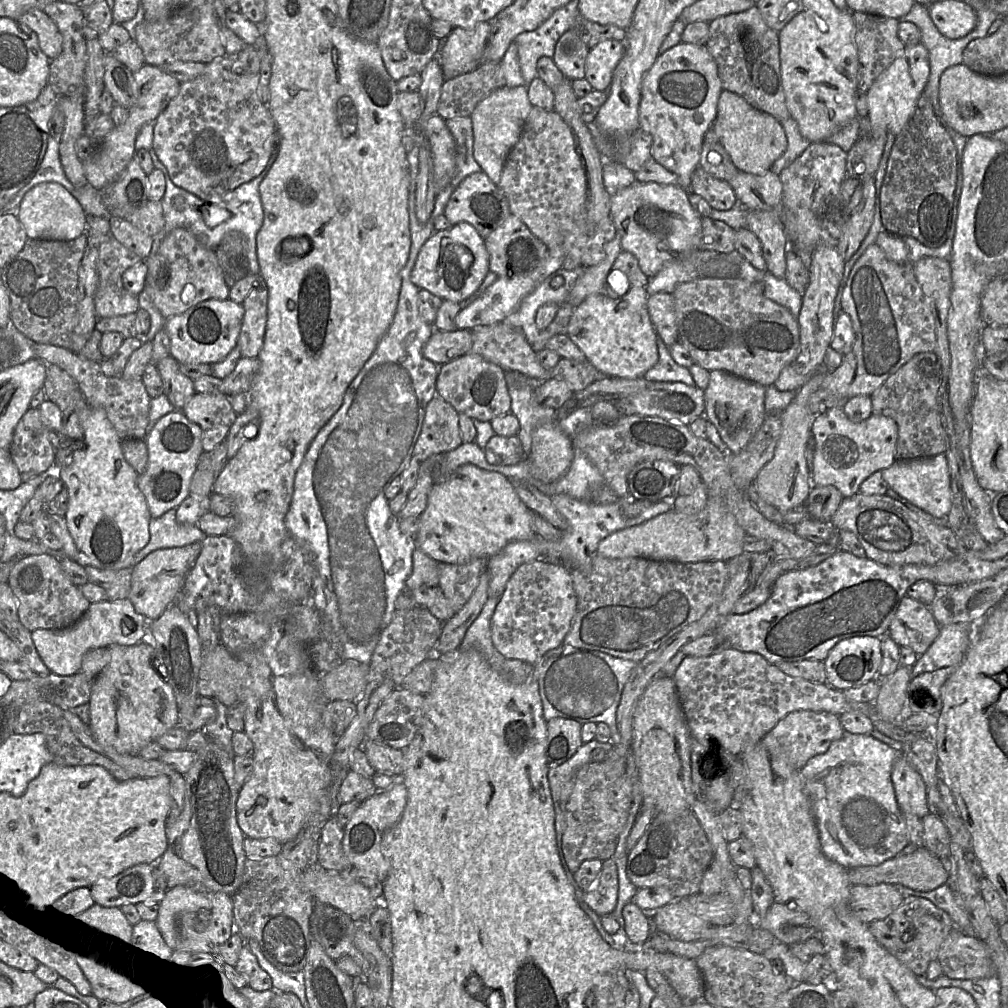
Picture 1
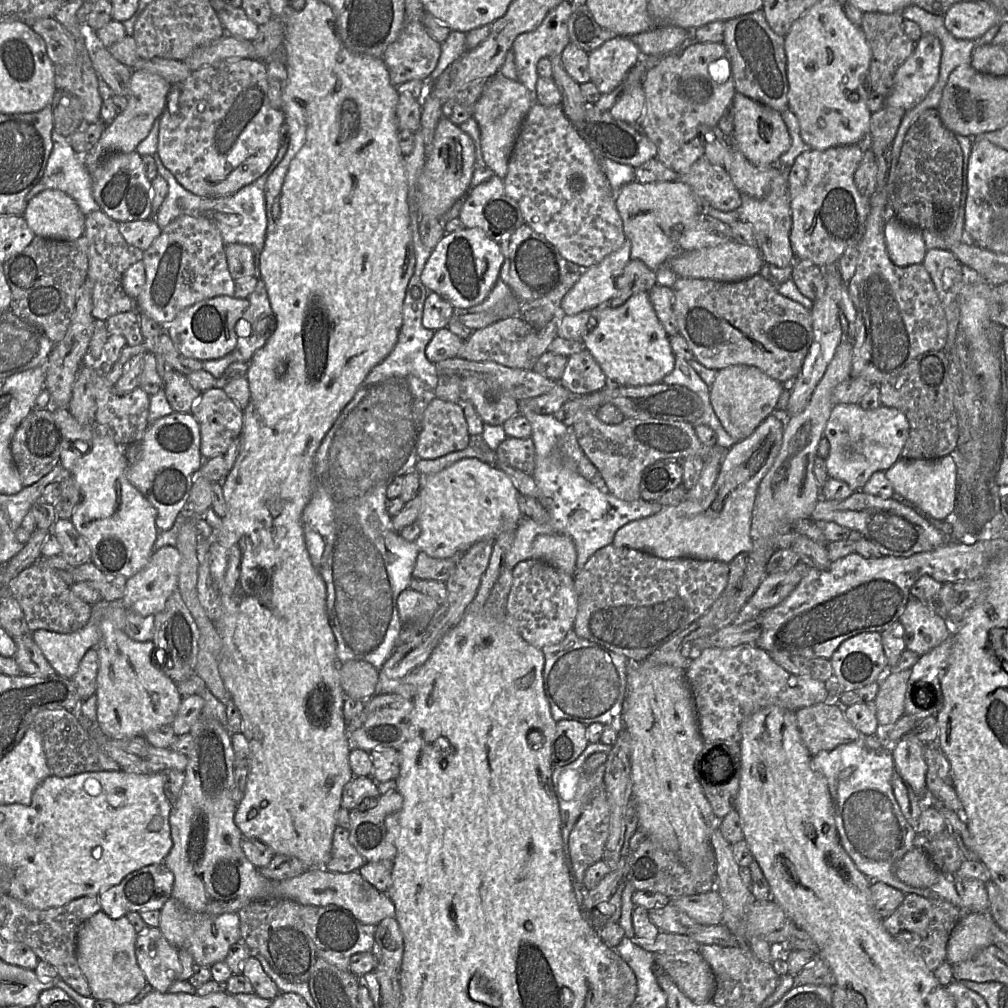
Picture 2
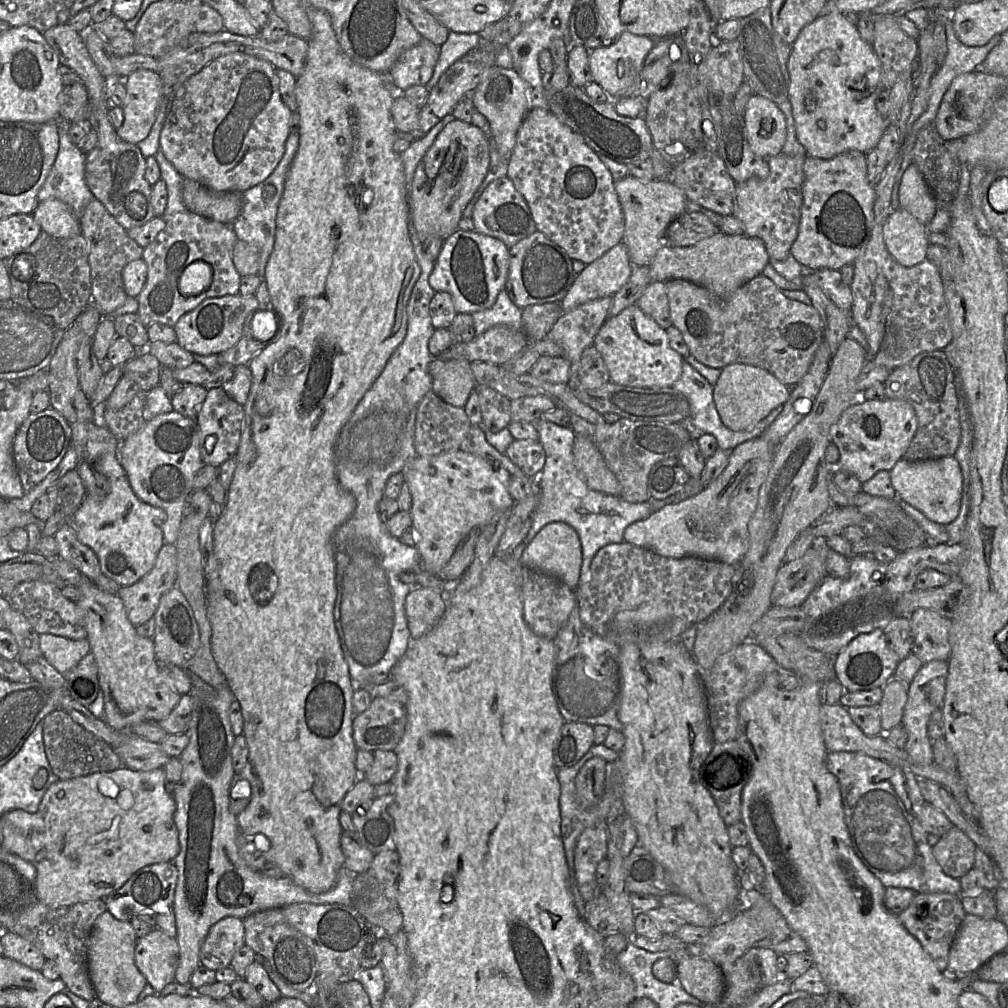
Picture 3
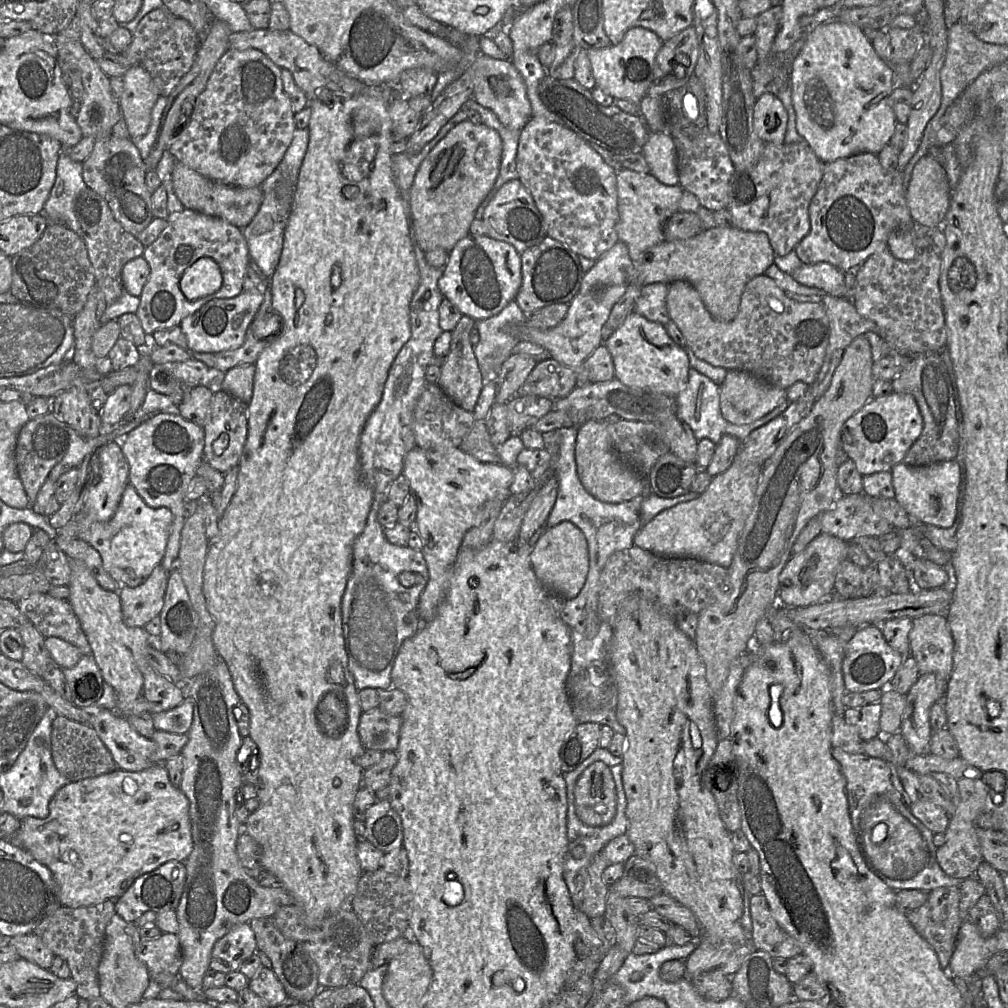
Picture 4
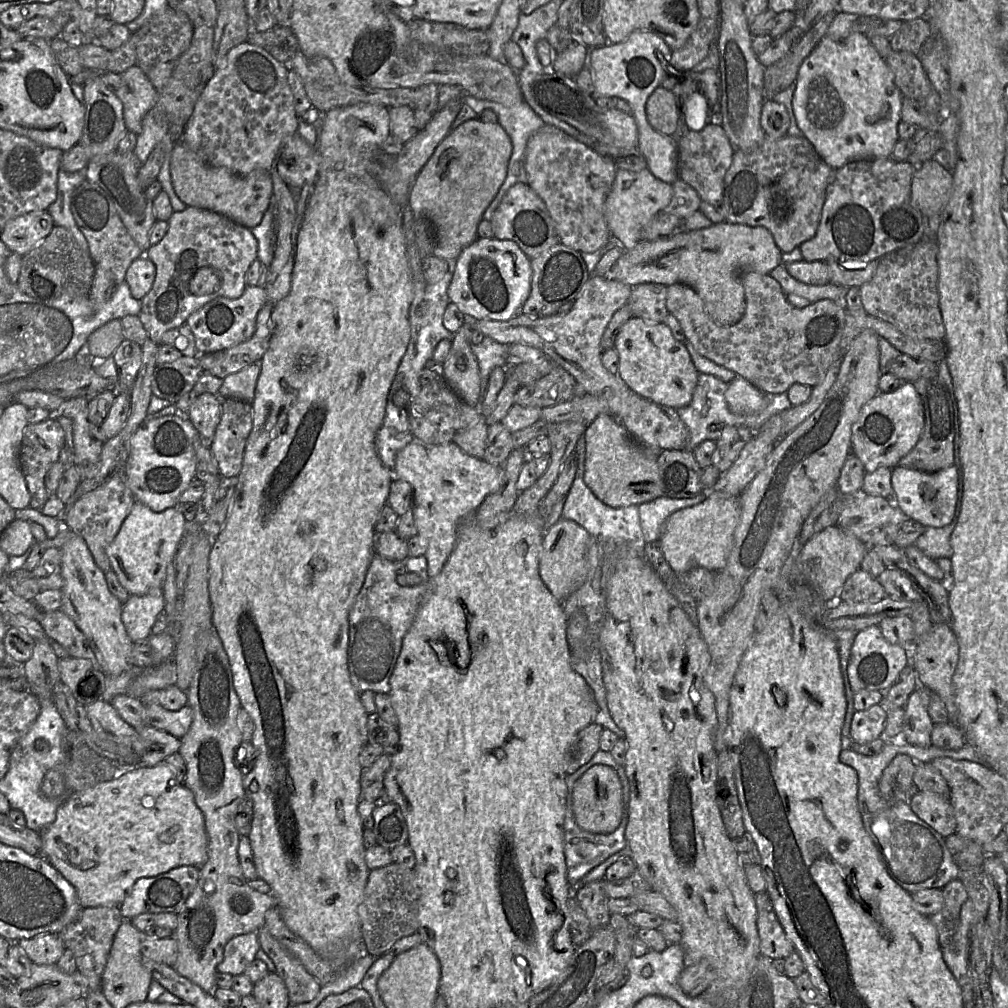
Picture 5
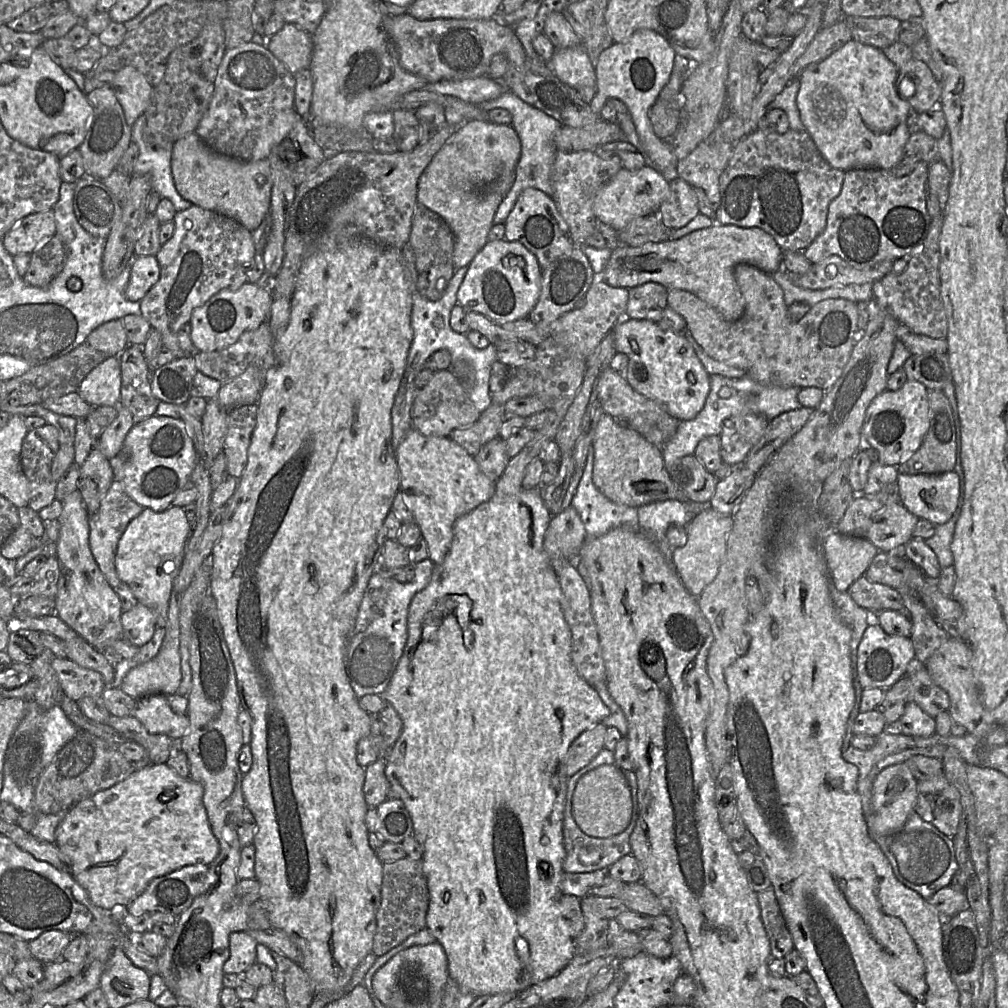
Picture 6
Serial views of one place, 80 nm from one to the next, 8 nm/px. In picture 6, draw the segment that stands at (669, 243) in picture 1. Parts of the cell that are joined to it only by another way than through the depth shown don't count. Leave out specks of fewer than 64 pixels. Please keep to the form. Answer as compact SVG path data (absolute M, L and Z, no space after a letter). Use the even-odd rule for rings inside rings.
M645 165L637 170L621 167L597 192L593 210L600 221L618 232L633 219L657 212L660 205L668 198L669 193L669 182L653 167Z

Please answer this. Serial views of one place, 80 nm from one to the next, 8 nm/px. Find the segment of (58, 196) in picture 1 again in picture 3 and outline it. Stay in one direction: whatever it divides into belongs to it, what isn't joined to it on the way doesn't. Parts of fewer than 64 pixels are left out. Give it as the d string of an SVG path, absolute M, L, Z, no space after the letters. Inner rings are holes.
M49 199L39 202L32 213L41 232L56 238L70 238L81 235L80 221L62 201Z

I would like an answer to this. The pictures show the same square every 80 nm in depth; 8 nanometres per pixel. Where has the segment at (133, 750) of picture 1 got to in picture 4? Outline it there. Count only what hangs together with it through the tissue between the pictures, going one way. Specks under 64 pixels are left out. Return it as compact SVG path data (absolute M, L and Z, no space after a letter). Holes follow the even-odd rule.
M70 559L71 576L68 584L71 605L81 627L89 641L92 655L101 672L104 682L111 685L116 693L115 711L125 717L148 712L150 714L171 710L177 707L186 697L183 684L175 684L167 677L156 672L148 662L148 649L154 638L141 627L129 627L123 621L121 599L118 592L102 588L89 569L80 561Z

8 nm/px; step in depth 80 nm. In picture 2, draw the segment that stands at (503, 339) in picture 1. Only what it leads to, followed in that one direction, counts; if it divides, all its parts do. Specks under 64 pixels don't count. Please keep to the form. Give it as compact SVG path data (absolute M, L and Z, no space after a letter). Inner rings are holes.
M508 317L484 328L473 330L460 348L457 357L471 361L492 361L510 368L532 370L535 360L530 358L536 330L522 317Z

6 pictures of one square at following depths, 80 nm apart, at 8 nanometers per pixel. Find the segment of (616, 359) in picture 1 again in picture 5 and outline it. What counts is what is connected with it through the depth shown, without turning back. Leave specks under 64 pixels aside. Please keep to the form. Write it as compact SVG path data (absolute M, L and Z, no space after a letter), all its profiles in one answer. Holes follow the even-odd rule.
M632 316L618 333L614 349L619 354L618 375L635 393L675 410L690 404L699 372L684 343L673 337L668 326Z

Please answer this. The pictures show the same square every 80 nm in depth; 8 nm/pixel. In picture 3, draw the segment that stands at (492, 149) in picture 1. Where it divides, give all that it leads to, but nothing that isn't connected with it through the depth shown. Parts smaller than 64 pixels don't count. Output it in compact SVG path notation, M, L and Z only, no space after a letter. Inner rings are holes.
M493 65L483 72L478 85L474 88L473 104L488 120L491 138L498 152L509 161L516 144L518 130L531 109L525 82L514 69Z

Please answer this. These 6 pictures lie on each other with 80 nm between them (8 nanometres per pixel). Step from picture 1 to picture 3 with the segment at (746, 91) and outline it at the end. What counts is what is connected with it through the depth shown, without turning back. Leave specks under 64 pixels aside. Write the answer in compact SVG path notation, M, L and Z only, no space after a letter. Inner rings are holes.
M763 8L740 19L740 33L737 41L741 48L743 64L743 83L747 84L753 95L765 97L779 105L788 98L788 61L791 45L782 40L772 25L770 9Z

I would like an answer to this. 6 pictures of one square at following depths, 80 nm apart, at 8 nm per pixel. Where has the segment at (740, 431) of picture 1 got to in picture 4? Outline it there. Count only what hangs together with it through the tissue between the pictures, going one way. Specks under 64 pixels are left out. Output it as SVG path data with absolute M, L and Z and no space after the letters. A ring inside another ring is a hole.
M727 370L724 382L719 386L720 411L723 418L734 425L747 425L761 419L787 400L786 390L742 370Z

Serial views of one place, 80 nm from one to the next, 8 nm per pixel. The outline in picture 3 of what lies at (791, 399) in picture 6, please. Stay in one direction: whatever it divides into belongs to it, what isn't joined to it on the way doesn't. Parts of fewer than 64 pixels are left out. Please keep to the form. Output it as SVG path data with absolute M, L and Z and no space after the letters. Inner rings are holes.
M686 361L682 364L682 372L679 379L674 383L673 388L682 393L689 401L691 407L690 417L684 421L687 427L690 427L694 433L698 435L710 434L715 437L717 447L723 451L730 452L736 446L747 442L756 437L760 437L764 430L773 423L782 411L782 406L779 406L771 411L771 413L757 423L754 427L741 432L734 432L728 429L721 421L714 400L713 400L713 386L701 376L694 368L692 368Z

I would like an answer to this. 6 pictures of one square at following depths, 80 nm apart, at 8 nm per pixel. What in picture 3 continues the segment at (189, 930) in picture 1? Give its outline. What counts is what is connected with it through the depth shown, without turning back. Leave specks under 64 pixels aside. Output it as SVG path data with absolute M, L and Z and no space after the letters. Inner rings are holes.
M228 916L215 923L200 948L200 964L217 971L230 967L235 952L245 945L243 920Z

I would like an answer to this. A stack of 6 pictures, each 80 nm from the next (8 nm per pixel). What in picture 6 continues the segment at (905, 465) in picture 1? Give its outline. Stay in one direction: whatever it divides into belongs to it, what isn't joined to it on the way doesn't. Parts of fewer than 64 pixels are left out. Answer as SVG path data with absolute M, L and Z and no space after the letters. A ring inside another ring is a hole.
M949 471L937 475L899 474L899 502L919 519L941 525L952 517L959 497L959 477Z

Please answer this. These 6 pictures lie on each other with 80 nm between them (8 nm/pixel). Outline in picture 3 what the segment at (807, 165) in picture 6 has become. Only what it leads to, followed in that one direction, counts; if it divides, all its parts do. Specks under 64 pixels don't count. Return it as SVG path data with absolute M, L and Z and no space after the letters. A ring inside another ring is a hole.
M780 152L767 160L769 175L766 178L752 177L736 183L733 215L742 222L745 235L763 240L770 261L782 261L790 254L798 235L805 157L791 157Z

